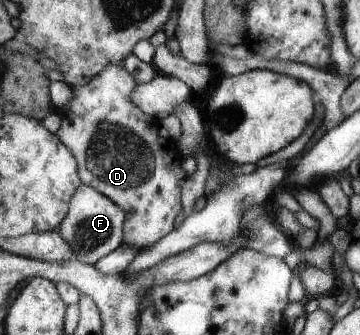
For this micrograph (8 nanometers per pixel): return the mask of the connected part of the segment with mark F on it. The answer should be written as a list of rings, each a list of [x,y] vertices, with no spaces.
[[[82,183],[71,199],[69,212],[65,220],[61,222],[61,229],[58,232],[75,250],[78,261],[94,265],[121,245],[126,236],[126,230],[123,230],[124,222],[125,210],[94,187]]]

